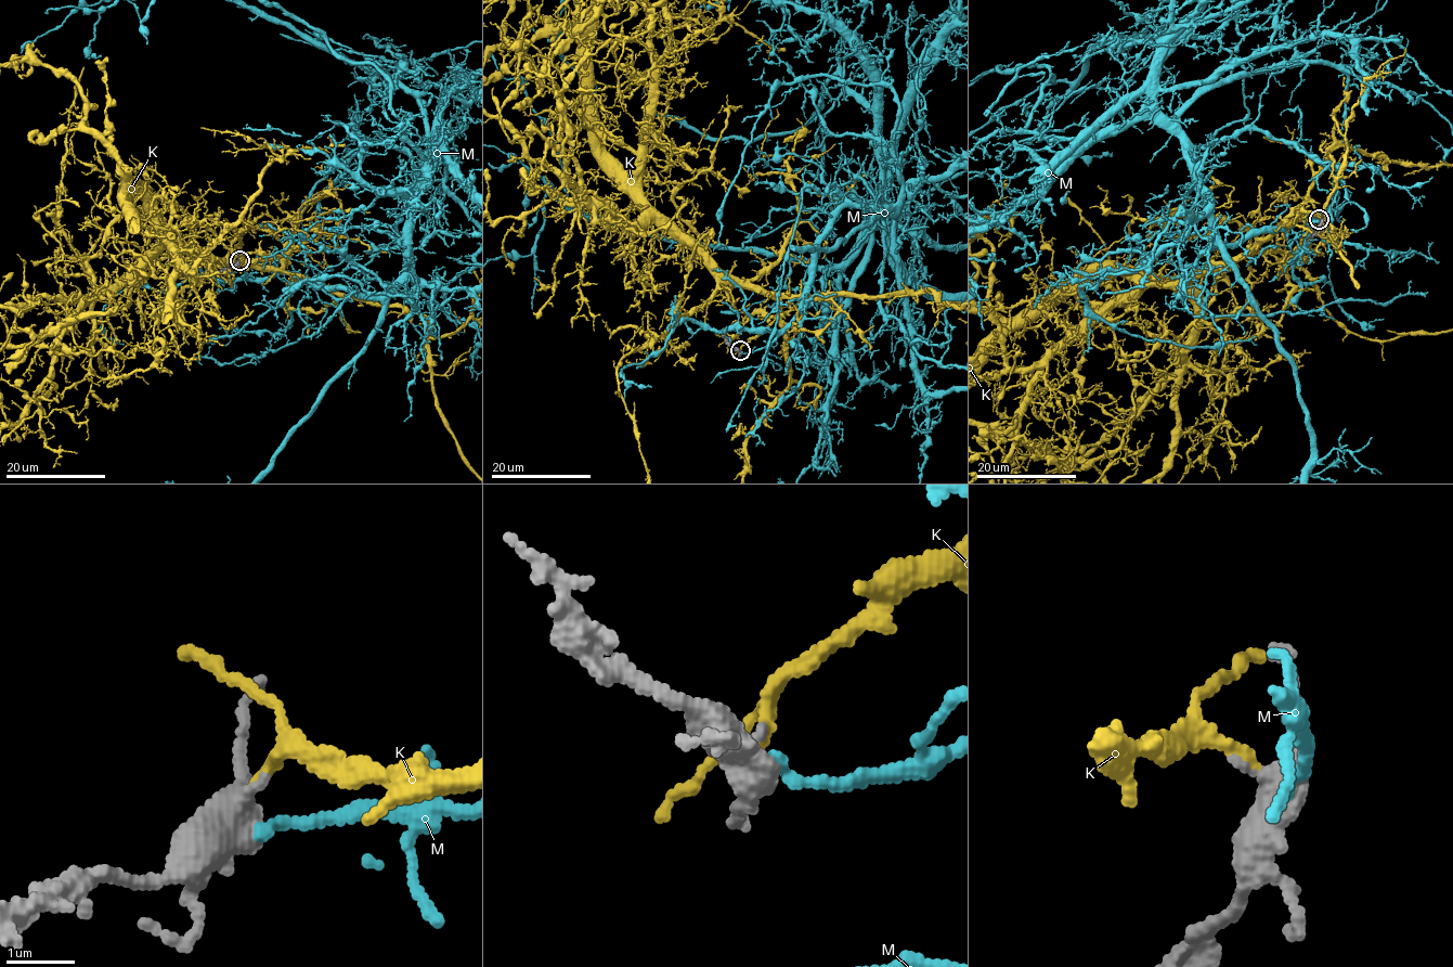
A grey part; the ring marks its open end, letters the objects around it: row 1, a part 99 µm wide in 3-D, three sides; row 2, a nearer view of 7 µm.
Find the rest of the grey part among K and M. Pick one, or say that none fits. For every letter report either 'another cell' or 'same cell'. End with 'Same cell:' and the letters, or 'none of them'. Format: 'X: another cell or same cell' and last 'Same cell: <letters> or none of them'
K: same cell
M: another cell
Same cell: K

